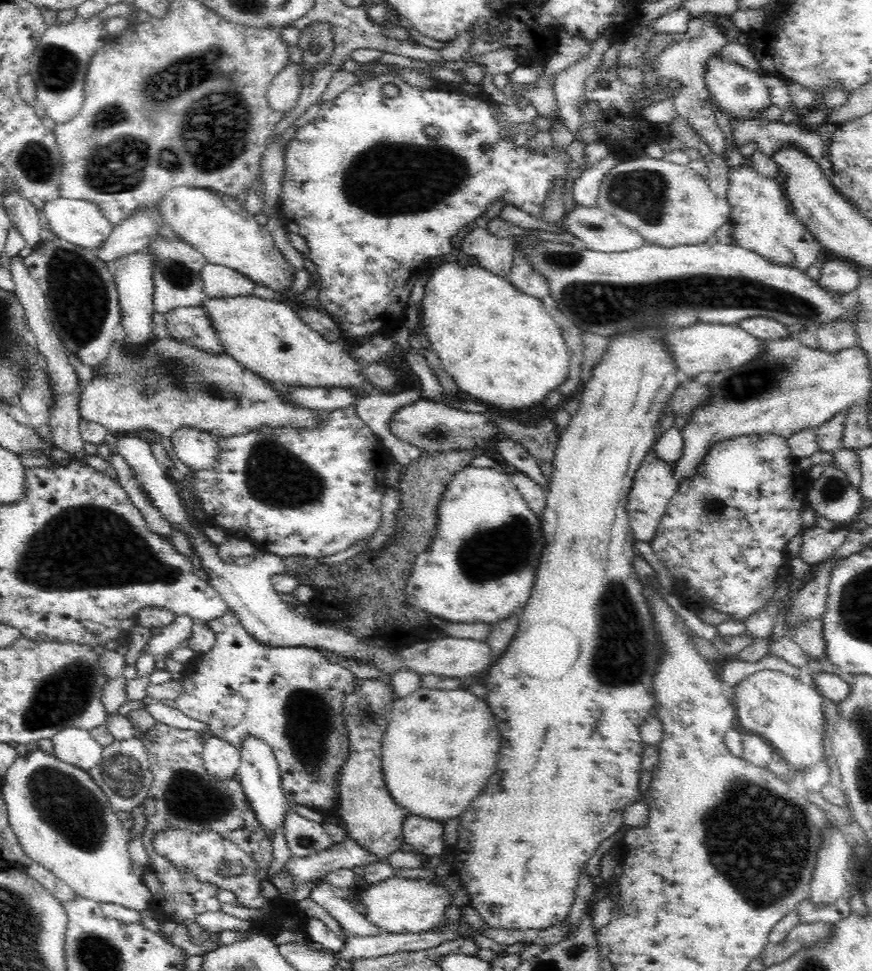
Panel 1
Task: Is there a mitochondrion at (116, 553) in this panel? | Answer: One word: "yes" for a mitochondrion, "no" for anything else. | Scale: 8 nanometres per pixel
yes

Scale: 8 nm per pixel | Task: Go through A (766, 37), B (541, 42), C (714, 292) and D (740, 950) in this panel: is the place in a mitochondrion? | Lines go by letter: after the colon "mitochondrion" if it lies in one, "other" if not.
A: other
B: other
C: mitochondrion
D: other

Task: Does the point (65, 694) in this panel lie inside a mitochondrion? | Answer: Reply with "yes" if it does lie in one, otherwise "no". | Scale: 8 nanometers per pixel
yes

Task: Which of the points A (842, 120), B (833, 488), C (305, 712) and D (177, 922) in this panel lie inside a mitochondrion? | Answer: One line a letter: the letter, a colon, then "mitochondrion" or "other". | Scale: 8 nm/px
A: other
B: mitochondrion
C: mitochondrion
D: other

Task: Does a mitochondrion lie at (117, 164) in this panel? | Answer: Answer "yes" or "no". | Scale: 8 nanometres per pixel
yes

